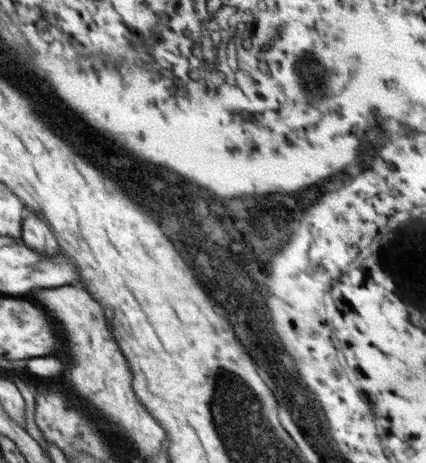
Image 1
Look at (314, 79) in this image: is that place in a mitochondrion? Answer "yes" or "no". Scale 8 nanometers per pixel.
yes

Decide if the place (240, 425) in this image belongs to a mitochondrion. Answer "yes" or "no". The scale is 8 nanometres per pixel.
yes

